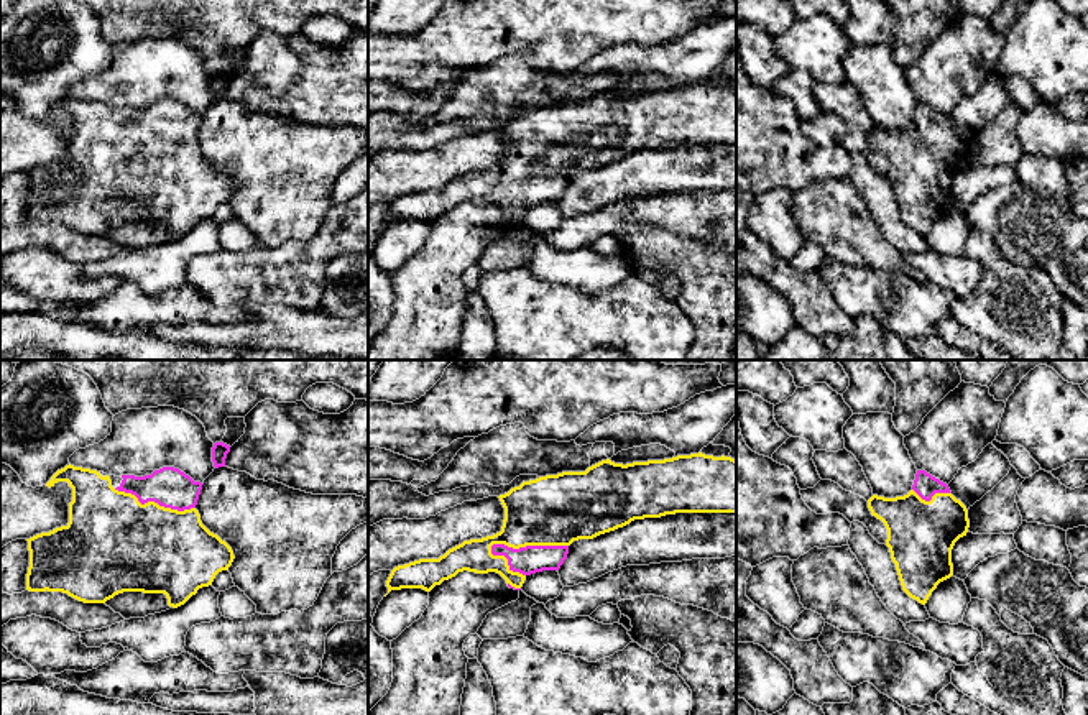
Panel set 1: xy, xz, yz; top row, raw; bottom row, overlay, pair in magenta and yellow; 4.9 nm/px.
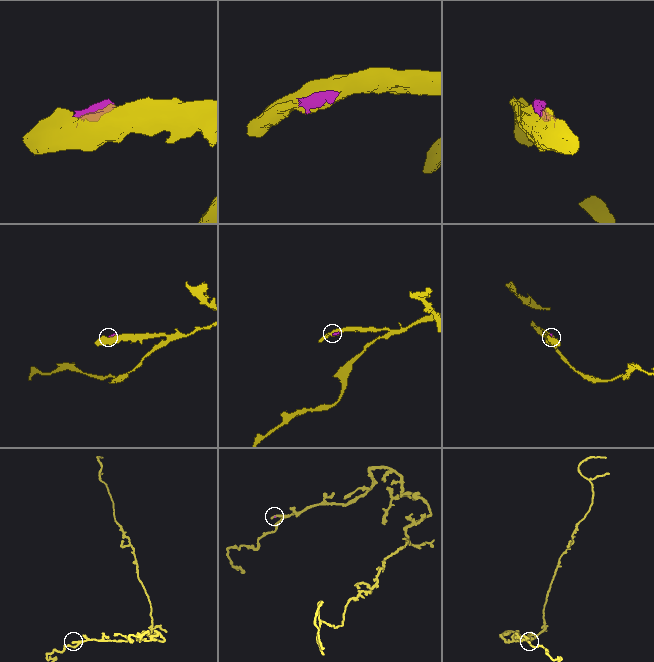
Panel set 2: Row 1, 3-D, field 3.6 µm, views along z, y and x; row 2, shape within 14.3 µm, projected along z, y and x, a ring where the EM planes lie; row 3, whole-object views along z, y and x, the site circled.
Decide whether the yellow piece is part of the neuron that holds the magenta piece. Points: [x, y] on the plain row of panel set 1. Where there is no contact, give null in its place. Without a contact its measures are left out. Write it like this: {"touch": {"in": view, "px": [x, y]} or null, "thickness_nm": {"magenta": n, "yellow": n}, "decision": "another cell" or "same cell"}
{"touch": {"in": "xz", "px": [526, 178]}, "thickness_nm": {"magenta": 140, "yellow": 360}, "decision": "same cell"}

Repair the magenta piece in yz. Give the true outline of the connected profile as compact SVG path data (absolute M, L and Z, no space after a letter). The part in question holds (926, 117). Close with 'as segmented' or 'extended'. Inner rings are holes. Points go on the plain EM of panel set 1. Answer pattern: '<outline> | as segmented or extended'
M917 102L907 127L896 130L873 127L868 140L887 161L886 178L896 196L902 222L925 237L937 217L953 207L952 181L970 159L966 138L952 127L947 115L925 102Z | extended

